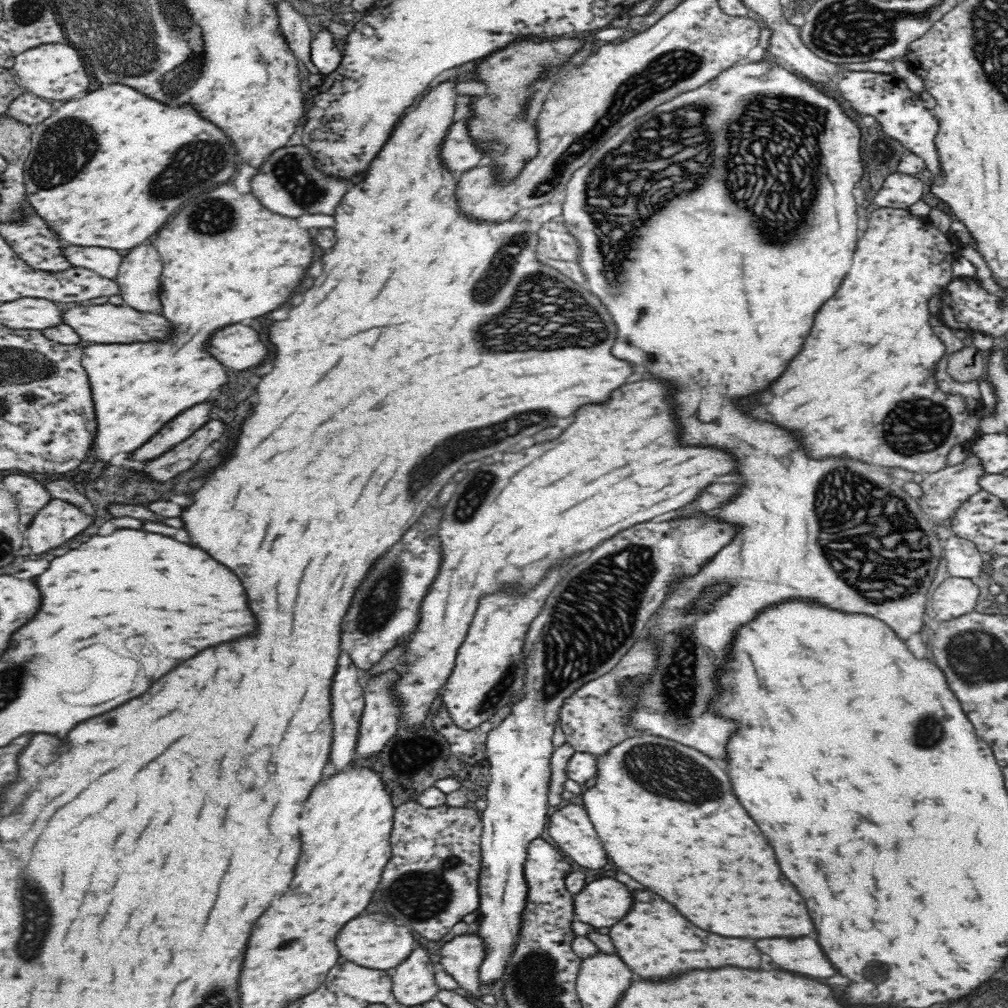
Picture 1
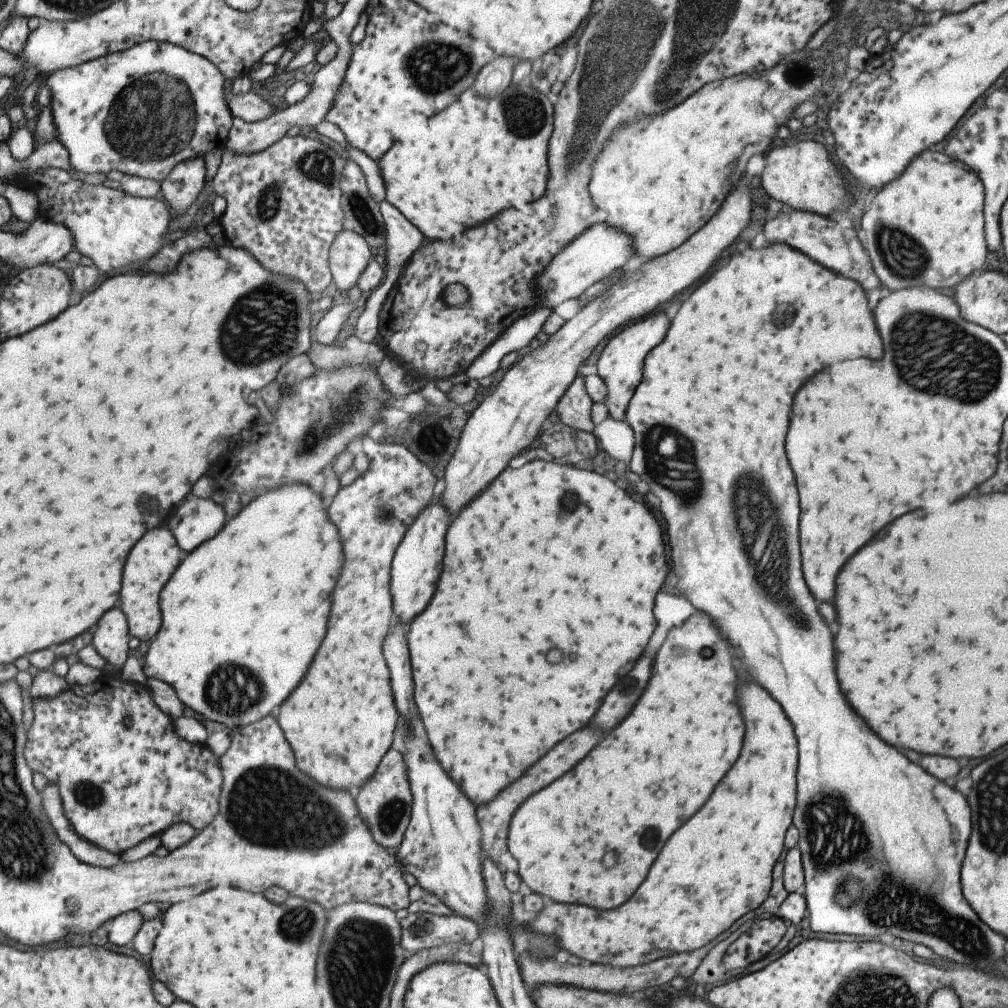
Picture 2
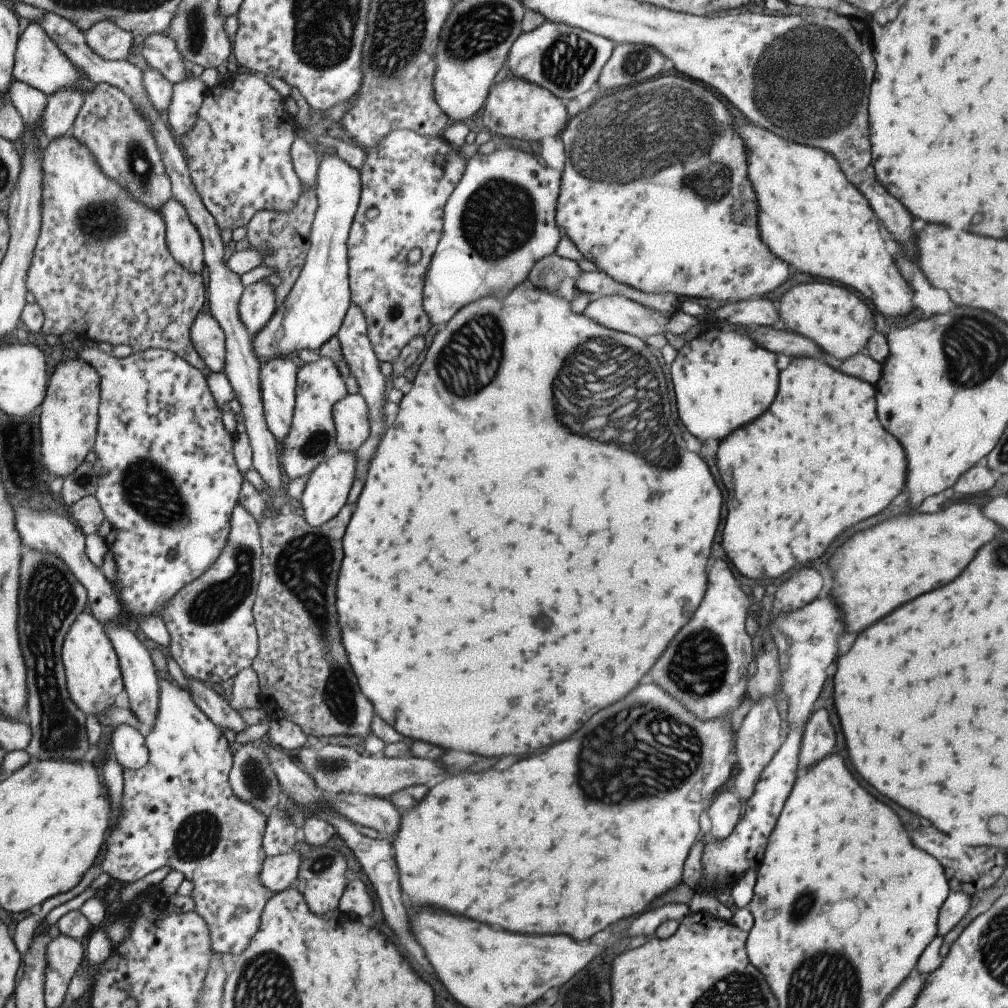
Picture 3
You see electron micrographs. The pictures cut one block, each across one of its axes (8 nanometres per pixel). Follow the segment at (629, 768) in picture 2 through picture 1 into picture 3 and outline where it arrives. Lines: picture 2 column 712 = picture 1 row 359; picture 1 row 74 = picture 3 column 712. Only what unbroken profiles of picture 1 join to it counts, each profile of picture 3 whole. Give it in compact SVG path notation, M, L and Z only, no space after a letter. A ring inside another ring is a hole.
M649 682L649 684L639 684L637 688L633 688L625 698L621 698L619 702L611 704L609 708L603 708L599 710L595 716L591 716L587 720L587 724L583 724L583 728L579 728L579 732L575 732L577 736L561 742L561 744L555 744L551 748L547 748L547 752L543 754L537 754L537 756L531 756L531 758L523 758L523 760L517 760L513 762L511 766L503 768L503 770L487 770L487 772L457 772L457 774L451 774L449 778L445 778L445 782L439 782L433 788L428 790L428 793L423 797L422 801L415 808L410 808L406 811L405 815L400 816L401 824L399 824L399 832L393 840L393 846L395 846L395 862L397 862L397 868L401 872L401 878L399 878L399 886L401 886L401 892L407 896L409 904L415 908L415 906L437 906L437 908L443 908L451 914L459 914L463 916L463 910L465 910L465 916L467 918L473 918L473 920L479 920L479 922L487 922L489 926L499 926L503 930L509 930L509 932L519 932L519 934L567 934L571 936L573 940L587 940L591 938L595 932L603 930L605 926L609 926L611 922L619 920L619 918L627 918L635 912L639 912L641 908L645 908L655 896L663 894L665 890L673 888L679 878L681 878L681 868L683 868L683 860L687 858L687 852L695 841L695 836L699 832L699 814L704 811L705 802L715 794L719 792L719 788L723 785L727 785L733 778L733 772L735 772L735 764L729 762L729 754L731 754L731 746L734 746L734 730L731 730L727 716L719 716L715 720L699 720L695 718L693 714L689 714L681 704L677 704L661 686Z

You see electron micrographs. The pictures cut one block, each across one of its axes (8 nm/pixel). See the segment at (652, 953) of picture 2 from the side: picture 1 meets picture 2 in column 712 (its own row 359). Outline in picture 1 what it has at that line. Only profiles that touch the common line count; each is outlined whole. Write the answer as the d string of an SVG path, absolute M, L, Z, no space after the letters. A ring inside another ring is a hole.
M894 208L871 212L868 228L854 254L854 264L834 298L816 312L800 354L768 390L742 398L742 410L756 420L776 422L796 432L808 456L816 460L848 456L923 475L940 470L954 445L968 445L981 433L979 418L968 415L964 397L942 393L934 379L934 368L944 361L946 354L944 343L934 336L928 324L928 298L953 280L952 263L959 258L960 245L958 238L938 231L928 217L912 218L908 210Z

